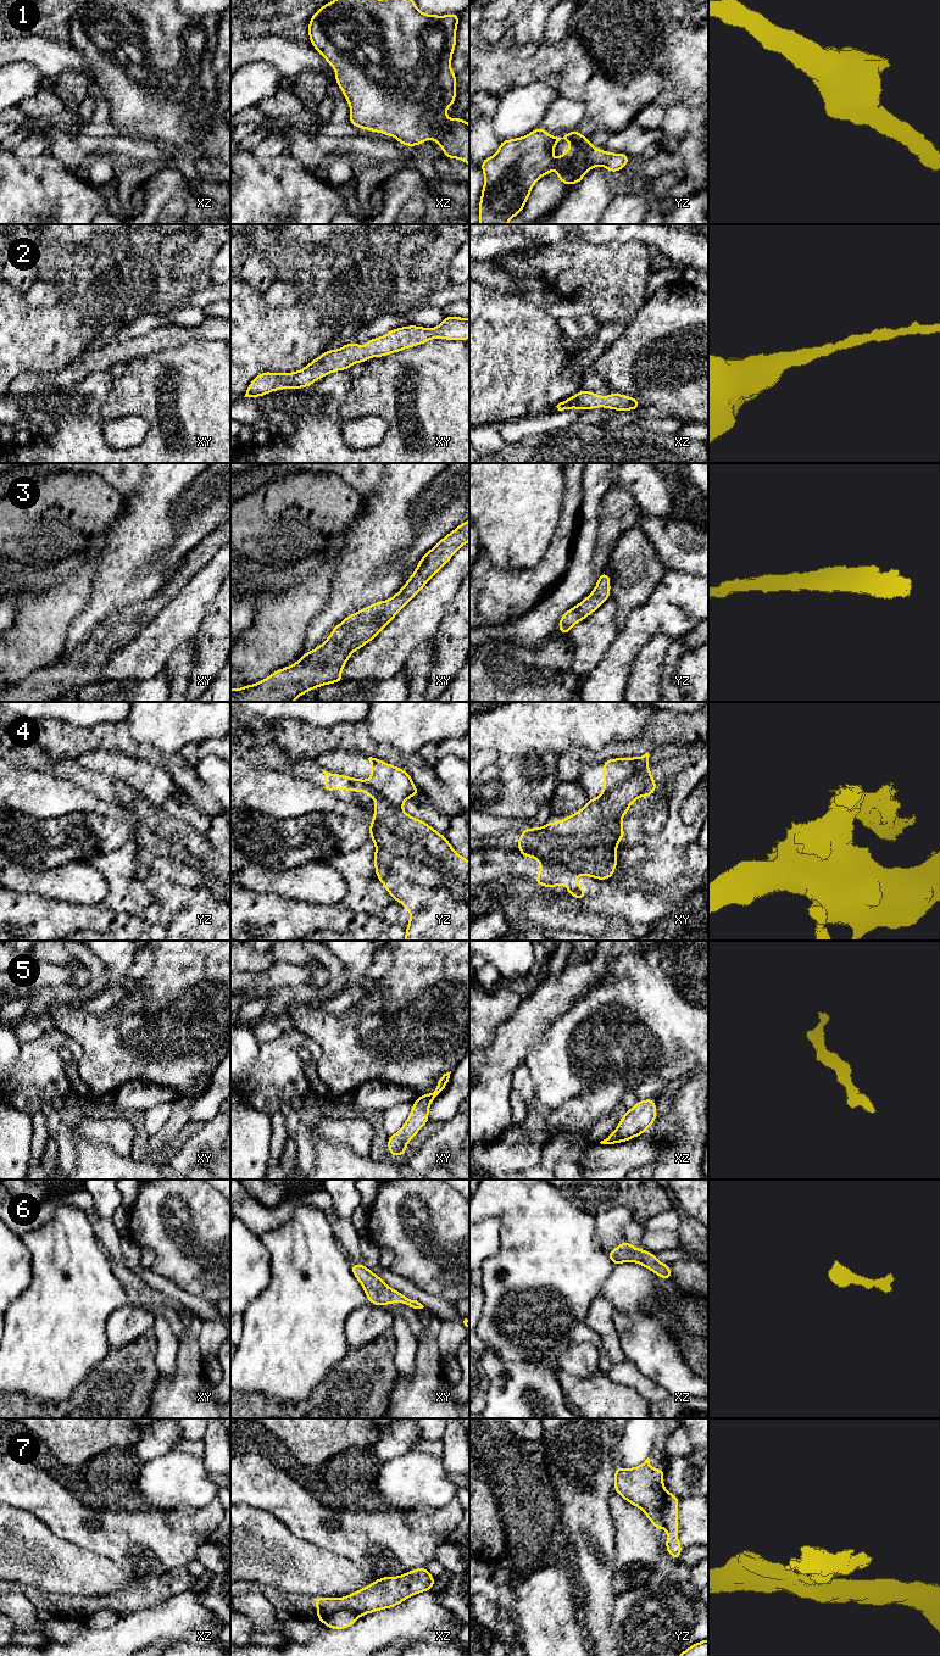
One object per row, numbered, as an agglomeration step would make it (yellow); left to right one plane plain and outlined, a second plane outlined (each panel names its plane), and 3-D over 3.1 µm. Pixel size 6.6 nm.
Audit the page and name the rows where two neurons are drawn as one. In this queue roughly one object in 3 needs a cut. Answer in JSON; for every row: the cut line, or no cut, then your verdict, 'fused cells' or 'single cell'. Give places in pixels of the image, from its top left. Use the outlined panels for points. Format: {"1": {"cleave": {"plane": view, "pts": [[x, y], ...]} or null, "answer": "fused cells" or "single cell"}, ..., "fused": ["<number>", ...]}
{"1": {"cleave": null, "answer": "single cell"}, "2": {"cleave": null, "answer": "single cell"}, "3": {"cleave": null, "answer": "single cell"}, "4": {"cleave": {"plane": "yz", "pts": [[376, 801], [385, 812], [402, 810]]}, "answer": "fused cells"}, "5": {"cleave": null, "answer": "single cell"}, "6": {"cleave": null, "answer": "single cell"}, "7": {"cleave": {"plane": "xz", "pts": [[359, 1615], [351, 1611], [334, 1611], [317, 1617]]}, "answer": "fused cells"}, "fused": ["4", "7"]}

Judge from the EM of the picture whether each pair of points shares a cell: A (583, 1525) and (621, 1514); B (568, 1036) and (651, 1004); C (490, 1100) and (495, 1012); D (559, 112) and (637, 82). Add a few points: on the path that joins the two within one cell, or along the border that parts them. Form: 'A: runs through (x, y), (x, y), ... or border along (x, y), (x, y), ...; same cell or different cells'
A: border along (608, 1498), (616, 1544); different cells
B: runs through (589, 1036), (605, 1036), (624, 1029), (630, 1022); same cell
C: border along (512, 1014), (498, 1026), (495, 1036), (482, 1048); different cells
D: border along (559, 95), (580, 100), (585, 116); different cells

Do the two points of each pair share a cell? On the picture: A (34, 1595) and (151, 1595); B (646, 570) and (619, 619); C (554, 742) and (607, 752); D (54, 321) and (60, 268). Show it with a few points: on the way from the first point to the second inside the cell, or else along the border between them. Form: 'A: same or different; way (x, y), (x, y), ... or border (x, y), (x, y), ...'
A: same; way (64, 1605), (122, 1602)
B: same; way (634, 583), (630, 586), (624, 607)
C: different; border (624, 741), (610, 741), (598, 751), (569, 748)
D: different; border (55, 300), (79, 306), (83, 312)

